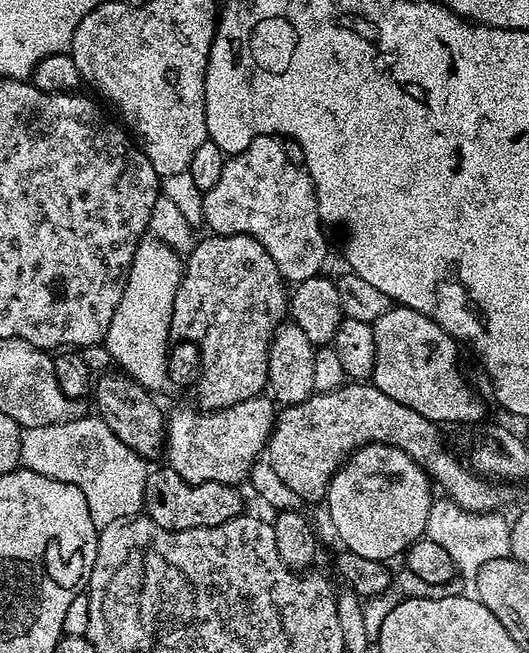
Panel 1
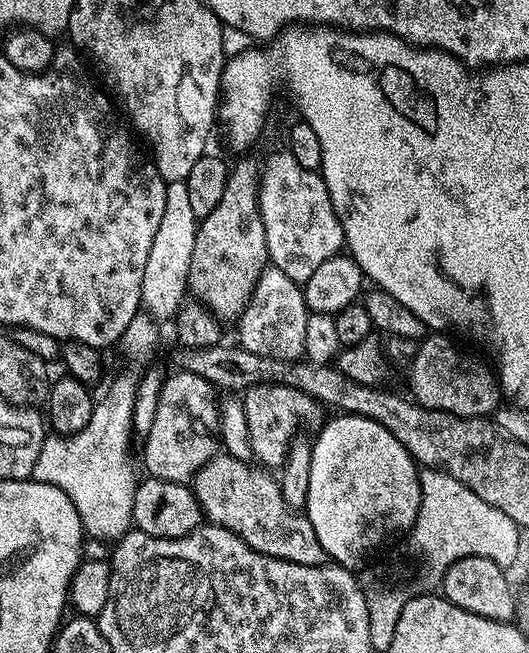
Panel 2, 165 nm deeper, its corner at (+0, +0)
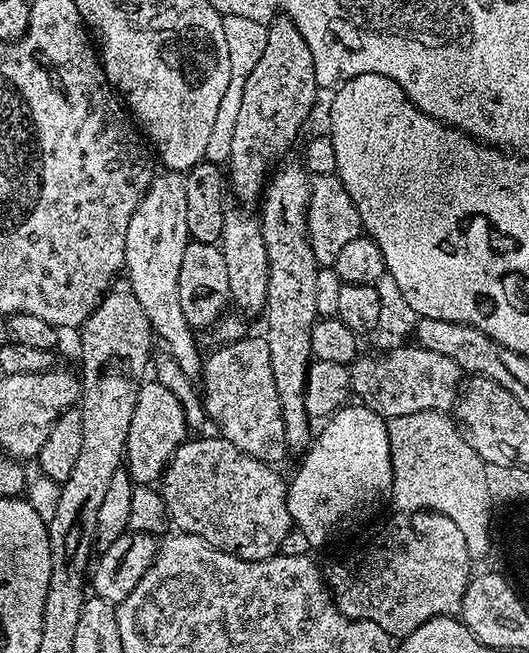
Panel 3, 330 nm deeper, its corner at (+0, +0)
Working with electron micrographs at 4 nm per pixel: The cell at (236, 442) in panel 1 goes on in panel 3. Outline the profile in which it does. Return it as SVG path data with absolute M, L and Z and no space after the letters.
M154 378L149 379L149 384L139 385L134 414L130 418L128 437L124 443L128 475L136 484L155 485L163 477L164 470L172 461L178 446L189 439L189 436L190 425L175 394Z

